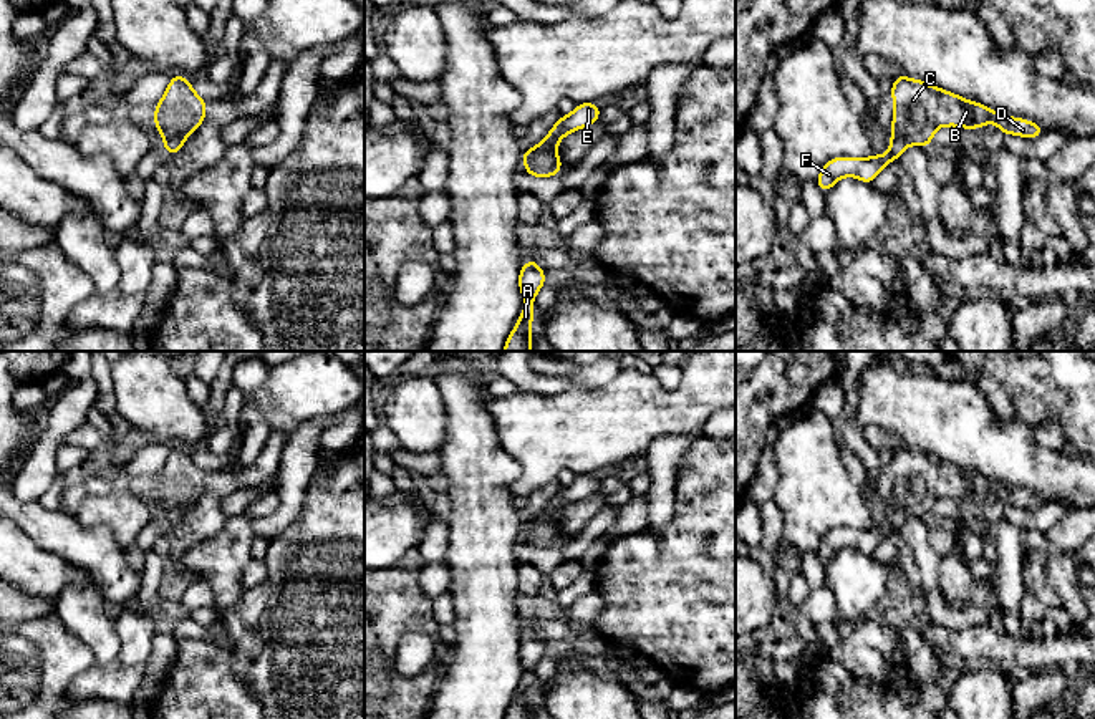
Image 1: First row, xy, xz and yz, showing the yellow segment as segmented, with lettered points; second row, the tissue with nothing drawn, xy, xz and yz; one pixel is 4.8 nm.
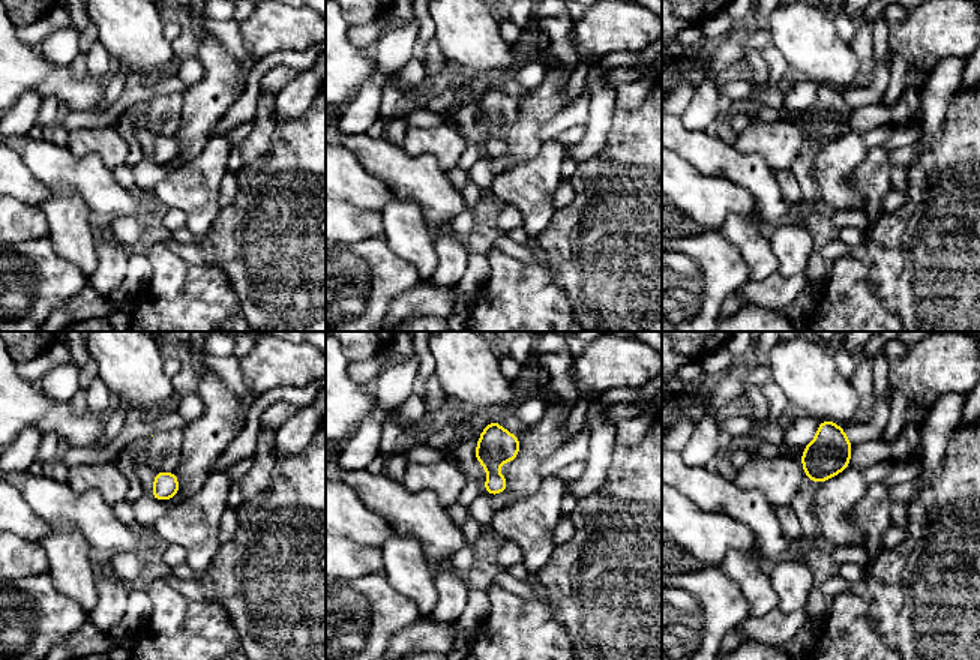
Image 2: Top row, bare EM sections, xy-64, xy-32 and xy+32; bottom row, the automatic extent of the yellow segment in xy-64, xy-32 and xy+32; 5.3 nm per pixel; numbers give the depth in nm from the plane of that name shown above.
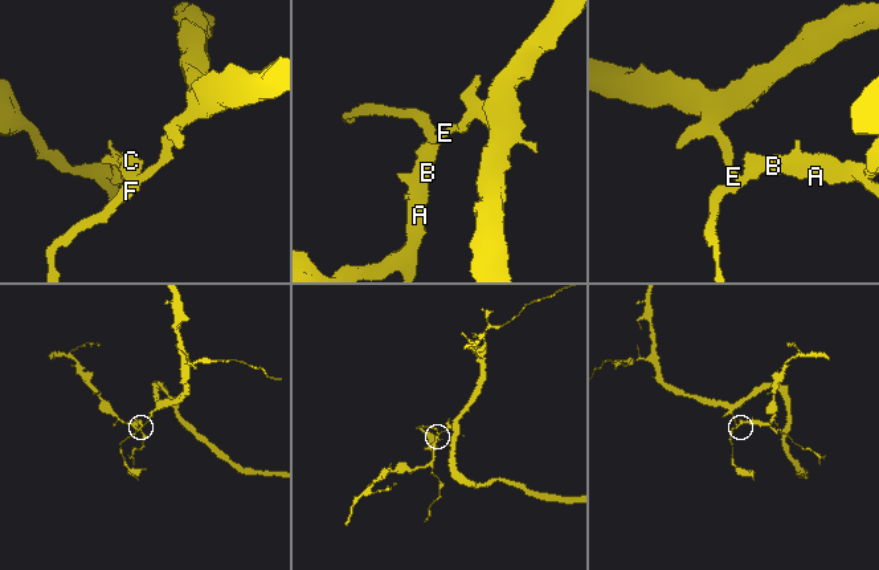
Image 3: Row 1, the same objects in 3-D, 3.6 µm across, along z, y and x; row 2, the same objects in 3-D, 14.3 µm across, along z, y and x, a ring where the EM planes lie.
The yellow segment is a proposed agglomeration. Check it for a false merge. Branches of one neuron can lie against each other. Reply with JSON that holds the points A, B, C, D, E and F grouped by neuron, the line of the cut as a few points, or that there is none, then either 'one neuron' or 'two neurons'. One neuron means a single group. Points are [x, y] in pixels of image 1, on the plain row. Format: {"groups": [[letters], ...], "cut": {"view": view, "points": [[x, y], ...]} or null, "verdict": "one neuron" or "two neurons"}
{"groups": [["A", "B", "C", "D"], ["E", "F"]], "cut": {"view": "xy", "points": [[181, 509], [171, 509], [164, 514]]}, "verdict": "two neurons"}

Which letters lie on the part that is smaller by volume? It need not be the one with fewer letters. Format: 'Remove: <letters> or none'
Remove: A, B, C, D

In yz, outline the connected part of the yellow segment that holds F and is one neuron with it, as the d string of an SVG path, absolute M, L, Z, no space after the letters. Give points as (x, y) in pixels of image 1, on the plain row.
M893 507L886 527L878 527L875 524L868 530L853 530L847 527L830 530L823 535L822 543L815 553L823 565L827 565L838 550L848 547L860 548L865 555L873 555L873 550L878 547L878 543L890 533L896 532L906 517L908 514L903 509Z

